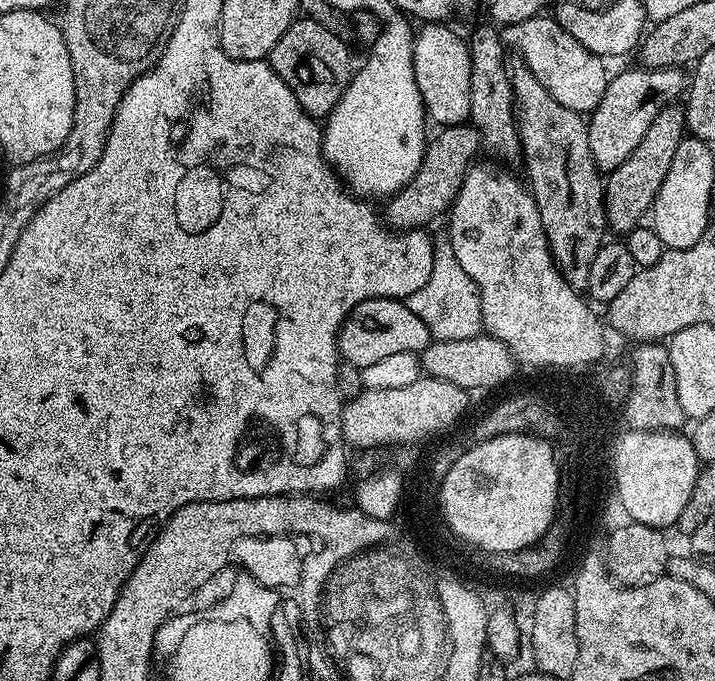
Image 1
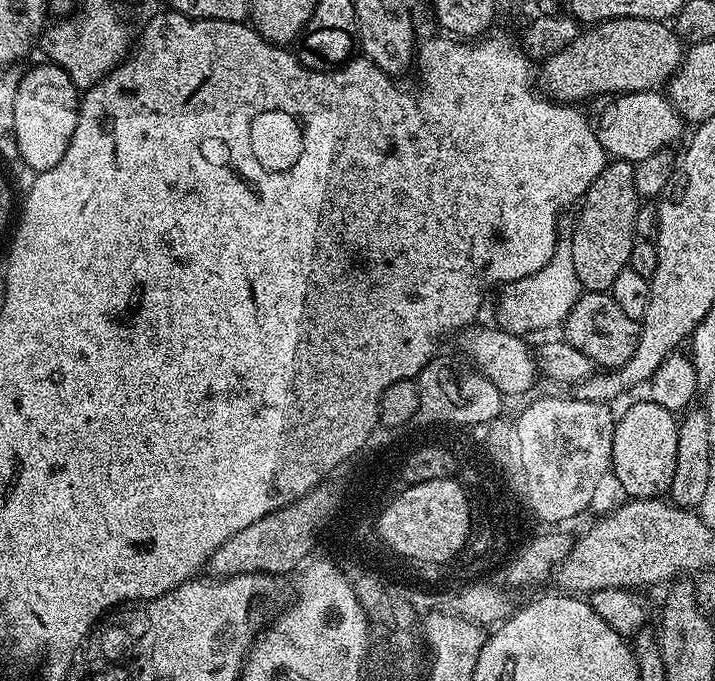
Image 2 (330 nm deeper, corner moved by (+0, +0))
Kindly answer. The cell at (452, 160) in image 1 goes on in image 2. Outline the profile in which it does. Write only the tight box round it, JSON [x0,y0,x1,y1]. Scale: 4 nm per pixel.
[538,19,682,102]

